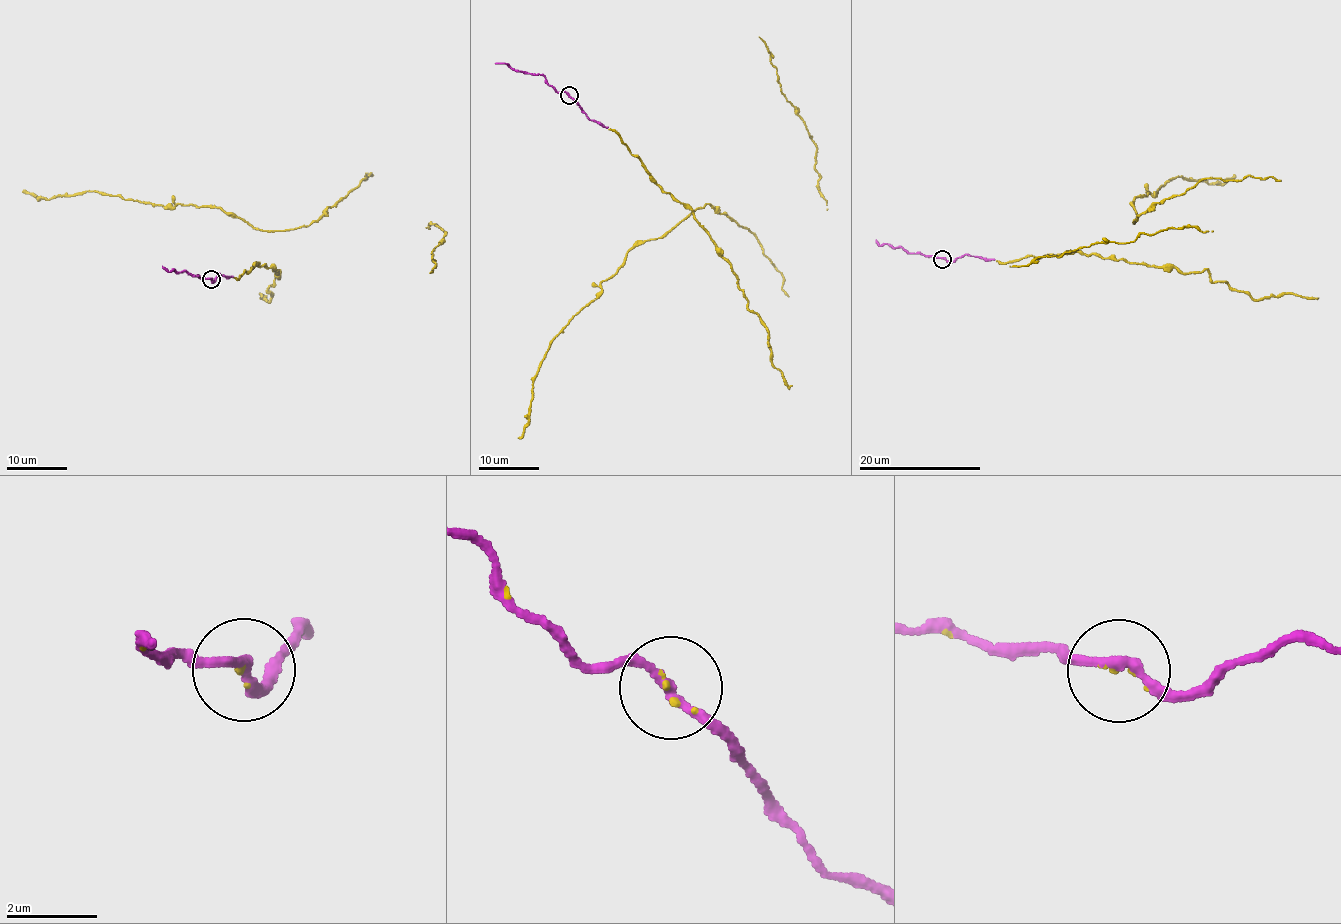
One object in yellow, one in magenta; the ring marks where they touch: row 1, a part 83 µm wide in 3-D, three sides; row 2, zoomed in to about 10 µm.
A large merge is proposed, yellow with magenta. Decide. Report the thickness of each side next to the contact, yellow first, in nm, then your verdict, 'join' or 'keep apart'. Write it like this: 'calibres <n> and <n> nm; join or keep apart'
calibres 70 and 200 nm; join

